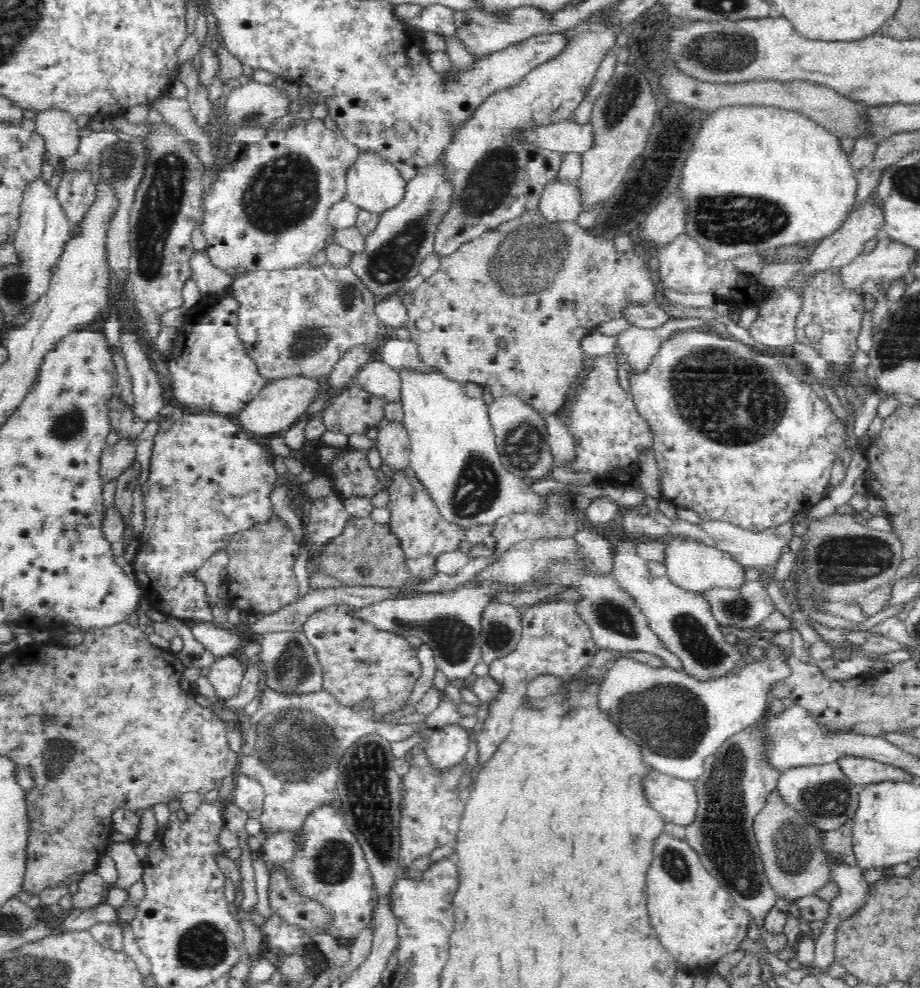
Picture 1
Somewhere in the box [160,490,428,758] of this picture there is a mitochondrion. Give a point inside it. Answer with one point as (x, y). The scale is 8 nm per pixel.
(292, 668)

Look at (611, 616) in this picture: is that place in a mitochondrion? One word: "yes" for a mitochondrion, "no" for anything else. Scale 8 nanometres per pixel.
yes

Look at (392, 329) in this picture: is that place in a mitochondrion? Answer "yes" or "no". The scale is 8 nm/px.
no

